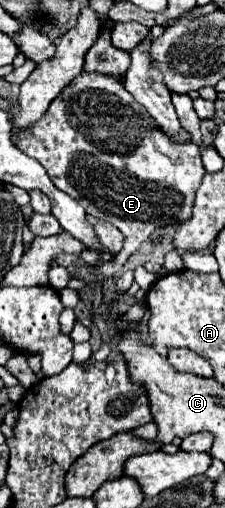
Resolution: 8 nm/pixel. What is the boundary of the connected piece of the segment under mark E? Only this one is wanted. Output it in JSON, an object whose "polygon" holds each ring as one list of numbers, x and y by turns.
{"polygon":[[81,72,63,92,51,102,43,118,21,134,19,150,27,156,33,156,47,170,51,182,75,198,87,214,111,222,117,226,125,238,123,248,113,262,96,266,96,272,102,275,118,276,129,256,145,242,157,228,163,228,171,222,185,222,191,218,195,190,201,184,205,174,199,146,175,144,171,142,149,118,143,106,125,90,123,82,115,76,105,76,97,72]]}

